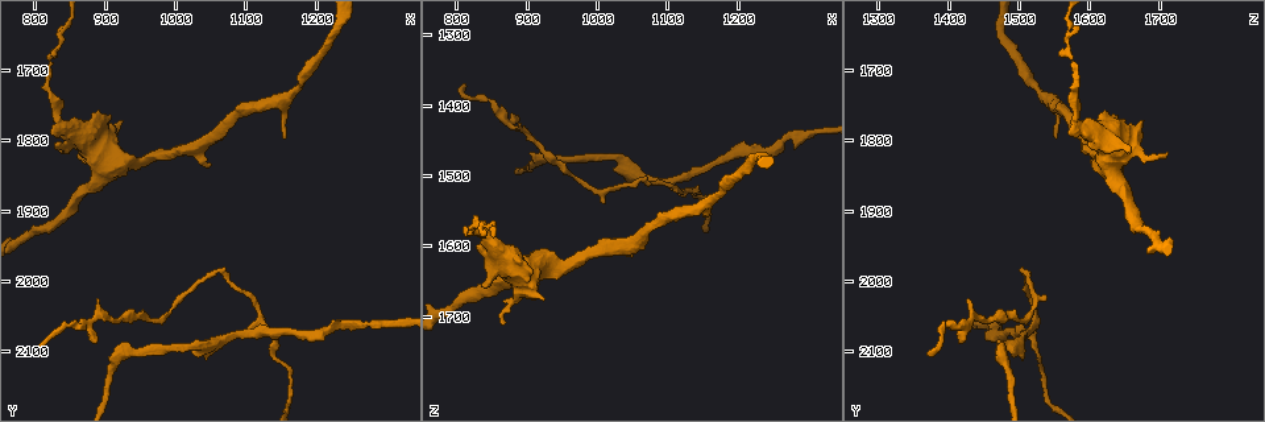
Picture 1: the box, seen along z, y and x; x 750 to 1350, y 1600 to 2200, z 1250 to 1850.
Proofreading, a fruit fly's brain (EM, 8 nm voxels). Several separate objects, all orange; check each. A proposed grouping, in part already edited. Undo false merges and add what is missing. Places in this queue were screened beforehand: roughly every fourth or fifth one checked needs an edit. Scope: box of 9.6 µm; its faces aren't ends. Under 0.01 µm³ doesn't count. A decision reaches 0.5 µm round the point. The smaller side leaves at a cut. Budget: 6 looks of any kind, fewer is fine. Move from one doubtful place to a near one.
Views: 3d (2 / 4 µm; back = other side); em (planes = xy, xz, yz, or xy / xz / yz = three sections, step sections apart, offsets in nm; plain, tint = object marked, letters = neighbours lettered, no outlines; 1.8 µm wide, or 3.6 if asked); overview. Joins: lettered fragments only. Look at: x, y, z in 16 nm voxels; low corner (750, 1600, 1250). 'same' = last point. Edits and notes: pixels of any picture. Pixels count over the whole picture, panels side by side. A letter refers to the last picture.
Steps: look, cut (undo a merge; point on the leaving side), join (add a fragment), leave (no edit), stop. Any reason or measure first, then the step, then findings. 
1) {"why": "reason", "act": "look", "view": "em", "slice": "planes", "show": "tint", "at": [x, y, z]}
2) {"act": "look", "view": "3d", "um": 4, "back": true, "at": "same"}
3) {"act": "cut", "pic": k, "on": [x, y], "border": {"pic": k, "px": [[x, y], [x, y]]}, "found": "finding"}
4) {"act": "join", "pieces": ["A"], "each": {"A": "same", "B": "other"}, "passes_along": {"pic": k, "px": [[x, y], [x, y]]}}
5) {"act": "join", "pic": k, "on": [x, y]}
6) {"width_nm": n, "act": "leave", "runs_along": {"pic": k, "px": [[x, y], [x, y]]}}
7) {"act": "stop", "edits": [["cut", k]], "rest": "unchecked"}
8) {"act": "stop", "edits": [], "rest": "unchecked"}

{"why": "free end", "act": "look", "view": "3d", "um": 2, "back": true, "at": [930, 1775, 1675]}

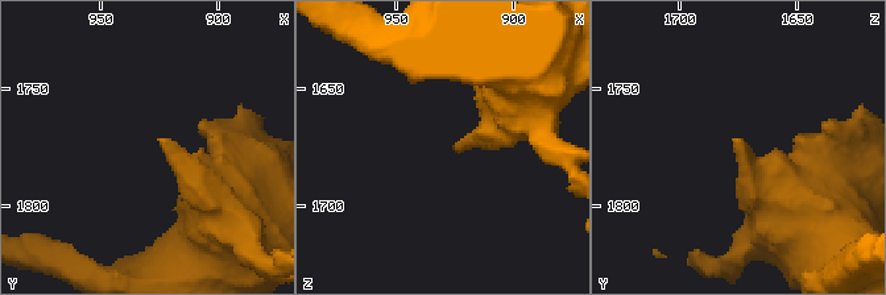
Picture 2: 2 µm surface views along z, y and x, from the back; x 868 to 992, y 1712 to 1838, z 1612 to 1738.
{"why": "need the tissue", "act": "look", "view": "em", "slice": "planes", "show": "letters", "at": [926, 1773, 1674]}

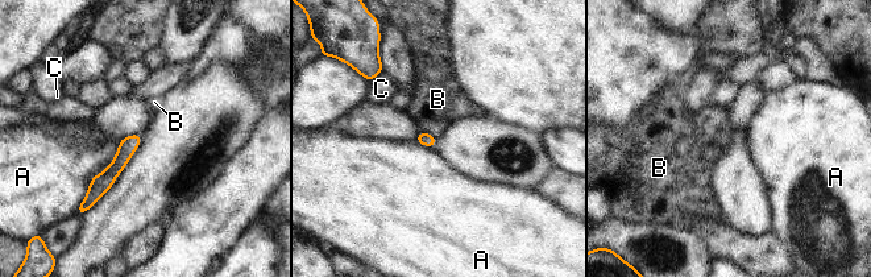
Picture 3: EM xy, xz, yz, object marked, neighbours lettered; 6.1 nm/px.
{"act": "leave", "each": {"A": "other", "B": "other", "C": "other"}, "runs_along": {"pic": 3, "px": [[137, 137], [92, 199]]}, "found": "none of them fits"}

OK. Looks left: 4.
{"why": "calibre changes", "act": "look", "view": "em", "slice": "planes", "show": "letters", "at": [830, 1770, 1580]}

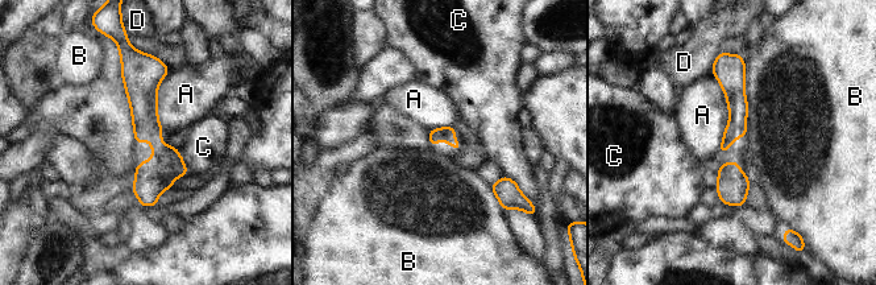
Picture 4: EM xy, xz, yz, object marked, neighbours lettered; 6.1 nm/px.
{"width_nm": 90, "act": "leave", "each": {"A": "other", "B": "other", "C": "other", "D": "other"}, "runs_along": {"pic": 4, "px": [[138, 62], [158, 147], [153, 202]]}, "found": "one cell here"}

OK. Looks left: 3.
{"act": "look", "view": "3d", "um": 2, "at": [810, 2105, 1370]}

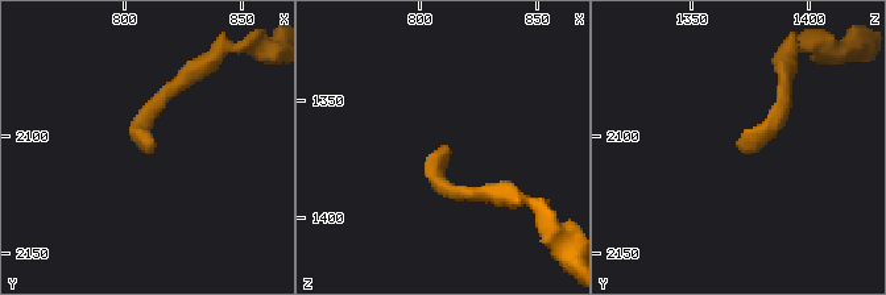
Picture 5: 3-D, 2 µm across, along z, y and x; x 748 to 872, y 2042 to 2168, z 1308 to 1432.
{"act": "look", "view": "em", "slice": "xy", "step": 4, "show": "tint", "at": [811, 2102, 1369]}

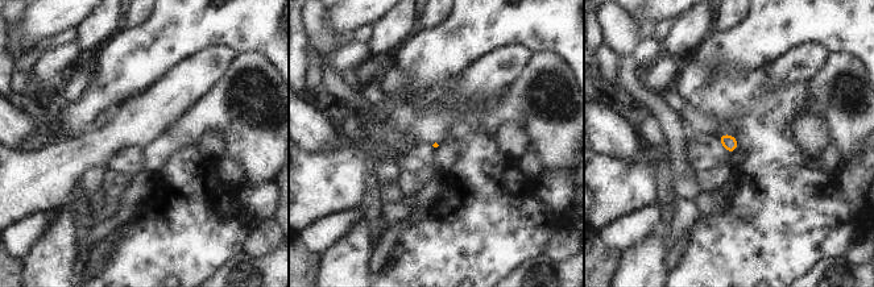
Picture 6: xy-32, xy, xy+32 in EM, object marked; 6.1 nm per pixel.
{"act": "look", "view": "em", "slice": "planes", "show": "letters", "at": "same"}

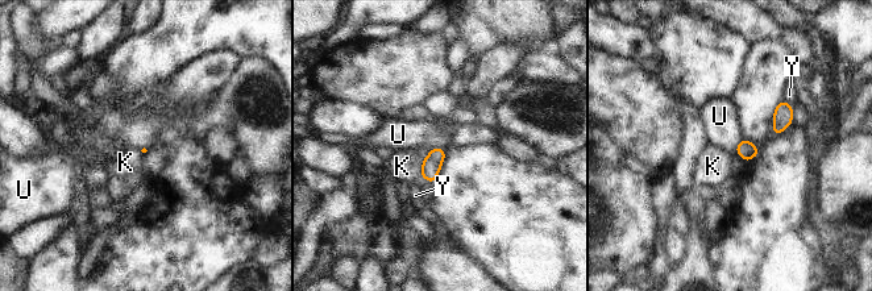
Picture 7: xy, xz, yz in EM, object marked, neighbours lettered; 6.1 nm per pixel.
{"act": "leave", "each": {"K": "other", "U": "other", "Y": "other"}, "border": {"pic": 7, "px": [[743, 138], [734, 152]]}, "found": "no lettered fragment goes on from it"}

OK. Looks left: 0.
{"act": "stop", "edits": [], "rest": "unchecked"}

